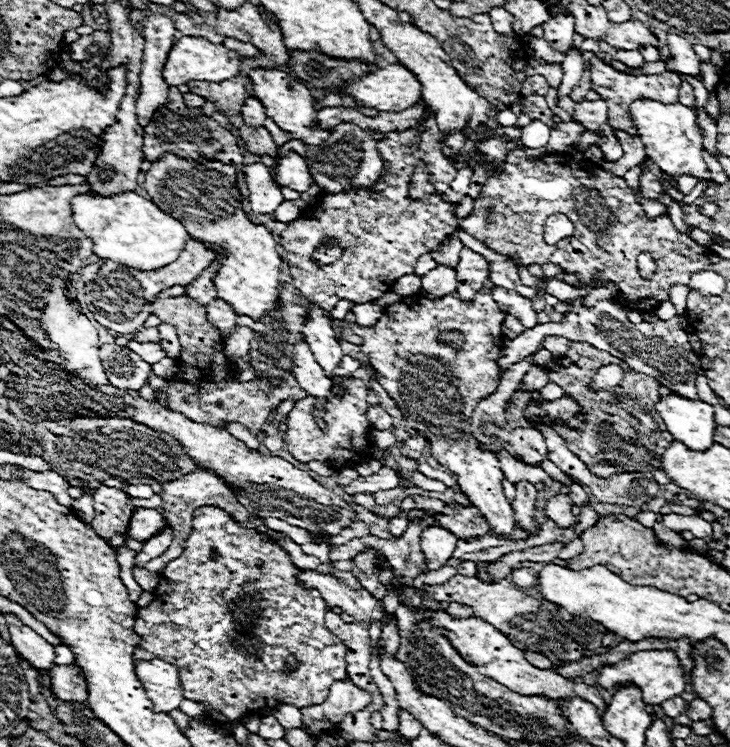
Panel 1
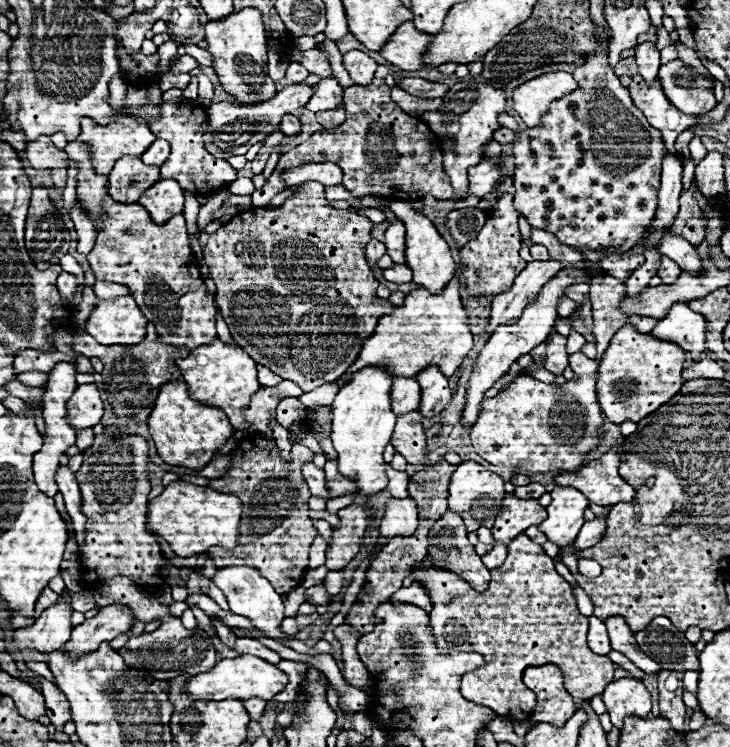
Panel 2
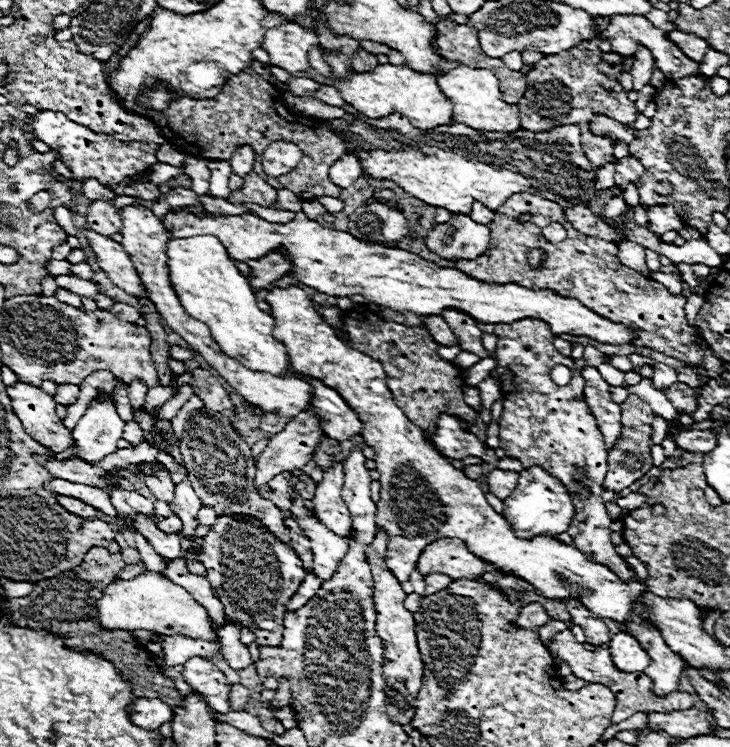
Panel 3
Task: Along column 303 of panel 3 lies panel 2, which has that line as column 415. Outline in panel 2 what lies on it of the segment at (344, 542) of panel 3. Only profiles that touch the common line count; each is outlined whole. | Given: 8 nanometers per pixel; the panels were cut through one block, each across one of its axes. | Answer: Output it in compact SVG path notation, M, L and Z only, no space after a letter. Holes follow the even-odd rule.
M388 498L384 518L380 520L382 536L412 536L418 528L416 500L408 498Z

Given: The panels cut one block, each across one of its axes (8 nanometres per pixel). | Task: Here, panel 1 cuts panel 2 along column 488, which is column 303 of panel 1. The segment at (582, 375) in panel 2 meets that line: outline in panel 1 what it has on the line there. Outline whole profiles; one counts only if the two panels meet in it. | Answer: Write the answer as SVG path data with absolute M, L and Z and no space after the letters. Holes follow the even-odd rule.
M348 378L344 382L344 394L340 398L334 398L332 392L326 396L324 404L324 424L326 428L320 428L314 418L314 404L316 398L306 396L294 404L290 414L286 416L286 434L284 442L288 452L298 460L298 462L324 462L334 466L336 470L340 468L356 468L358 464L366 462L372 458L372 440L370 432L372 426L366 418L368 410L368 388L360 378Z

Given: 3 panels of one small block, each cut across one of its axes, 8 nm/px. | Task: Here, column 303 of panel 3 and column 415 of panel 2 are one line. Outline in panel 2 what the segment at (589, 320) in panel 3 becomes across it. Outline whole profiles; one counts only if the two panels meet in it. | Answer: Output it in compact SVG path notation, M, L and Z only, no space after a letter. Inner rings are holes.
M392 200L390 202L390 210L404 220L406 224L406 264L412 268L414 272L414 282L424 286L428 292L436 294L440 290L444 290L444 286L448 284L448 280L452 278L454 270L456 270L456 262L452 258L452 252L446 244L446 240L438 234L438 230L434 228L432 220L420 212L414 212L410 208L410 202L406 200Z

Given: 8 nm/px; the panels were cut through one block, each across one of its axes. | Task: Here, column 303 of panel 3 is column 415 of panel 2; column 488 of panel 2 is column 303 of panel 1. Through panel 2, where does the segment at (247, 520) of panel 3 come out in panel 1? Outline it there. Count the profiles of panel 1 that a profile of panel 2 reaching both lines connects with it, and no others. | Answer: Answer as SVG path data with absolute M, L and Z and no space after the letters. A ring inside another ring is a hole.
M202 506L194 512L194 520L192 520L192 532L188 536L186 542L186 550L180 558L172 560L162 572L160 576L170 576L168 578L160 578L158 588L154 590L154 600L148 608L138 610L138 620L134 624L134 632L140 636L140 644L134 650L134 660L150 660L150 658L160 658L166 660L170 664L174 664L178 668L178 680L180 680L180 688L184 690L184 698L186 700L194 700L204 704L204 714L200 718L210 718L216 724L226 724L226 722L240 722L242 716L250 716L250 714L272 714L272 710L276 710L280 704L292 704L296 708L306 708L306 706L314 706L314 704L322 704L328 698L330 686L336 680L346 680L346 646L342 644L342 640L338 640L326 626L324 626L324 612L326 612L326 602L320 596L318 590L306 590L302 584L298 584L298 574L300 570L290 562L290 556L272 542L266 542L266 538L262 534L256 534L254 530L242 528L238 526L224 510L214 508L214 506ZM210 552L218 552L222 558L220 560L210 560ZM294 654L298 664L296 670L286 672L286 658Z

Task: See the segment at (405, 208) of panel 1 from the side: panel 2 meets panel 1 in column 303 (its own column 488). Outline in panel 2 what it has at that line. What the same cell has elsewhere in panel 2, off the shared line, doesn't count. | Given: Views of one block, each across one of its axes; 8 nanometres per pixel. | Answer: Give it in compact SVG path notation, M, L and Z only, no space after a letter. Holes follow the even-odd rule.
M504 194L498 200L496 210L488 214L484 228L472 238L462 250L462 270L460 278L466 284L468 292L474 296L486 294L496 296L498 292L506 292L512 286L512 280L526 268L526 262L520 258L520 230L518 230L518 212L512 206L512 196Z

